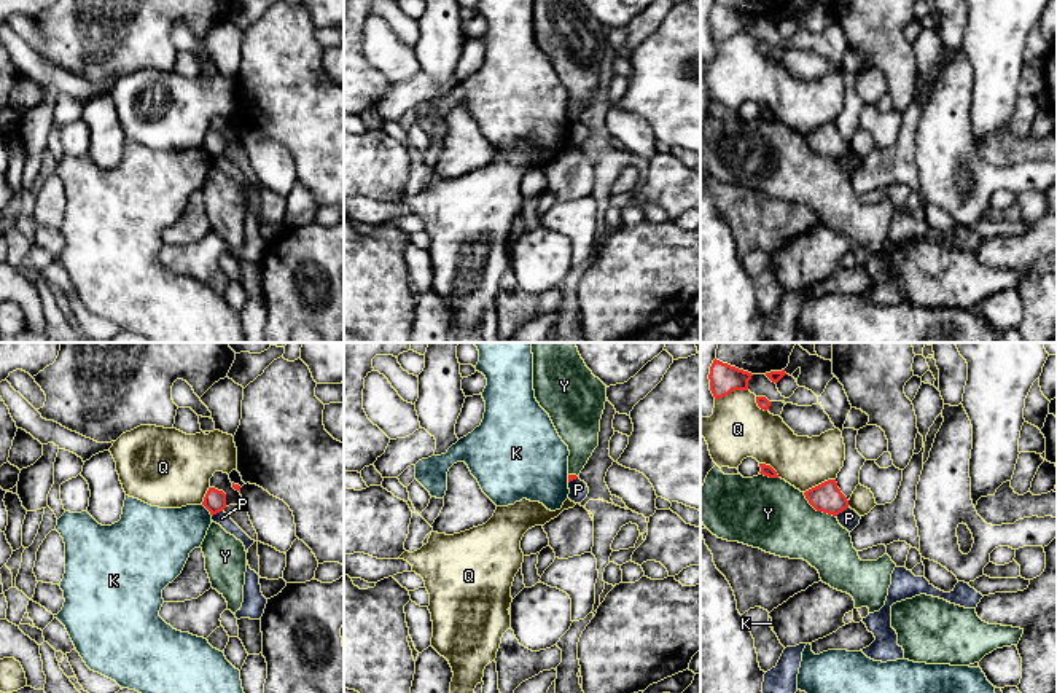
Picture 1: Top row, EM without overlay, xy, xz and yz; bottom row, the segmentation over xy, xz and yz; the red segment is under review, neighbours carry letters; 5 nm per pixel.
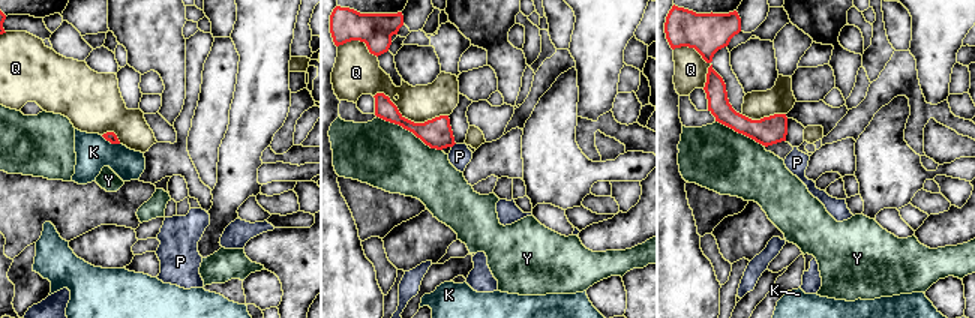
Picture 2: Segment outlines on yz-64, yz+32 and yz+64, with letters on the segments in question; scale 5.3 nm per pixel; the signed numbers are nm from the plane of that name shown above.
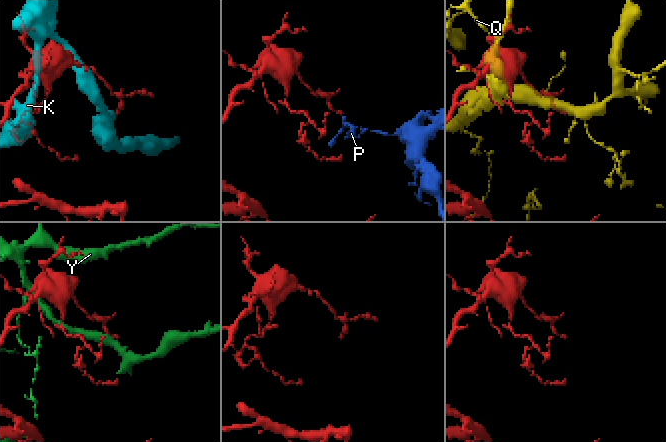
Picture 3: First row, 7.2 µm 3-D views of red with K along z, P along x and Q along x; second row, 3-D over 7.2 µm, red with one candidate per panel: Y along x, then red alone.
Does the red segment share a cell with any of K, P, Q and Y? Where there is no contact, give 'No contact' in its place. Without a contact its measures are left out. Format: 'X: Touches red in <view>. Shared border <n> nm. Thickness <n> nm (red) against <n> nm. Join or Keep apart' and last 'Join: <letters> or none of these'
K: Touches red in xy. Shared border 80 nm. Thickness 110 nm (red) against 280 nm. Keep apart
P: Touches red in yz. Shared border 90 nm. Thickness 150 nm (red) against 100 nm. Keep apart
Q: Touches red in yz. Shared border 180 nm. Thickness 140 nm (red) against 300 nm. Keep apart
Y: Touches red in yz. Shared border 200 nm. Thickness 150 nm (red) against 360 nm. Keep apart
Join: none of these

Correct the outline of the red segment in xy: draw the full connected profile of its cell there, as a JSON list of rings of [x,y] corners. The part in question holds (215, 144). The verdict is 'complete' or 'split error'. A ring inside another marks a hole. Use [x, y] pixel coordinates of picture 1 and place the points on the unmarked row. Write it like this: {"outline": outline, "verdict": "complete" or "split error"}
{"outline": [[[209,131],[202,148],[210,155],[210,158],[216,158],[226,151],[226,137],[215,131]]], "verdict": "complete"}

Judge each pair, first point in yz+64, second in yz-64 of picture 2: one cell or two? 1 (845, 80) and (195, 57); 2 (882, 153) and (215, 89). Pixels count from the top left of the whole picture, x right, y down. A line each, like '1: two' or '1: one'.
1: two
2: one

